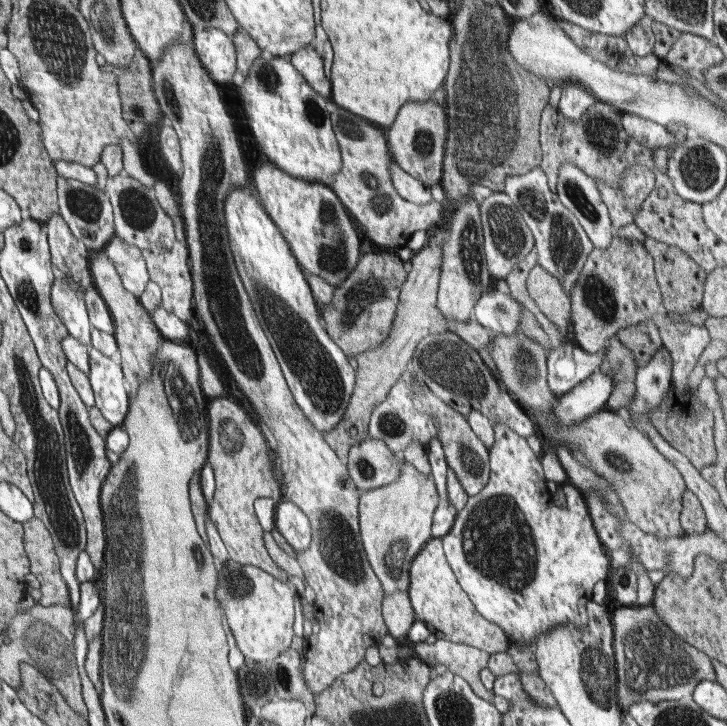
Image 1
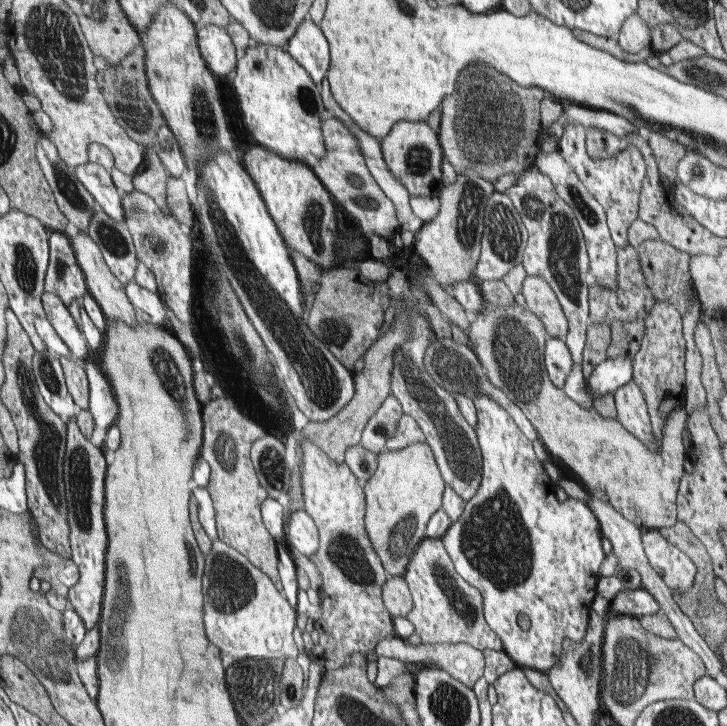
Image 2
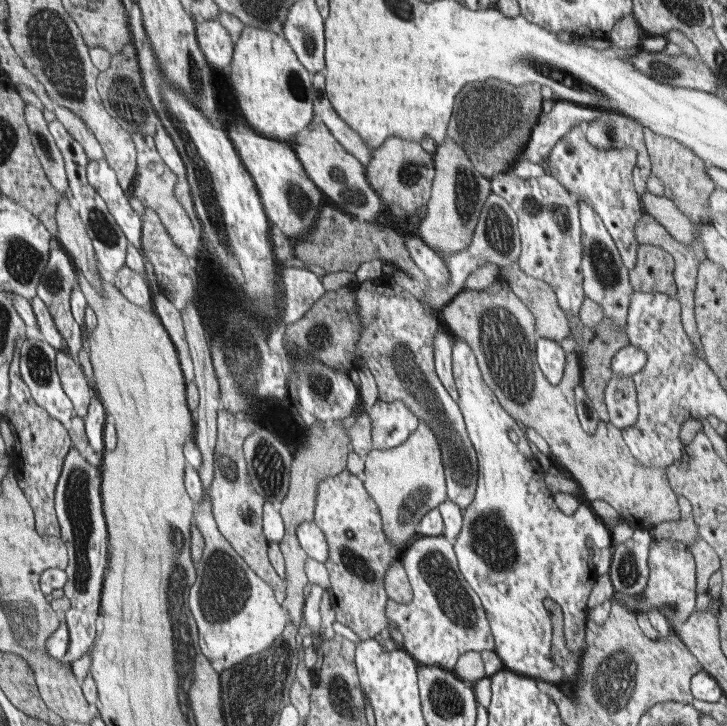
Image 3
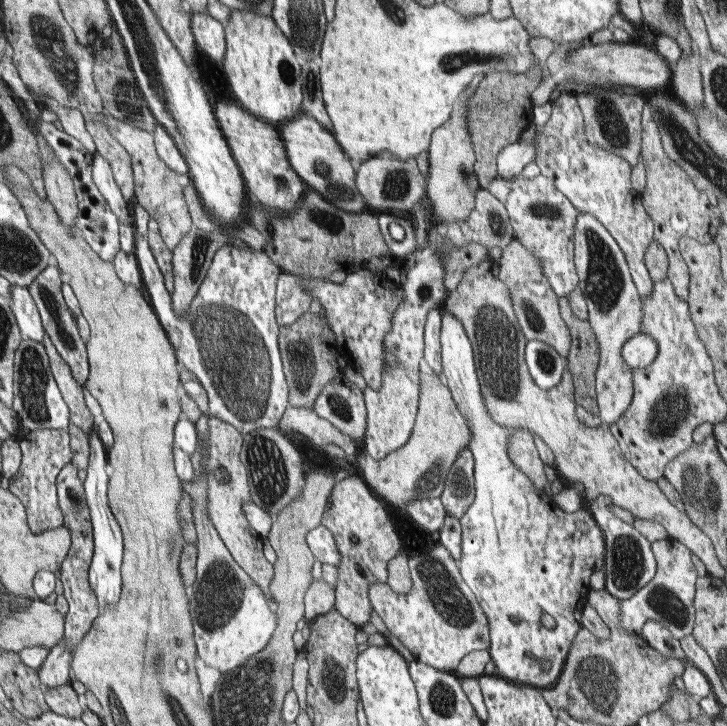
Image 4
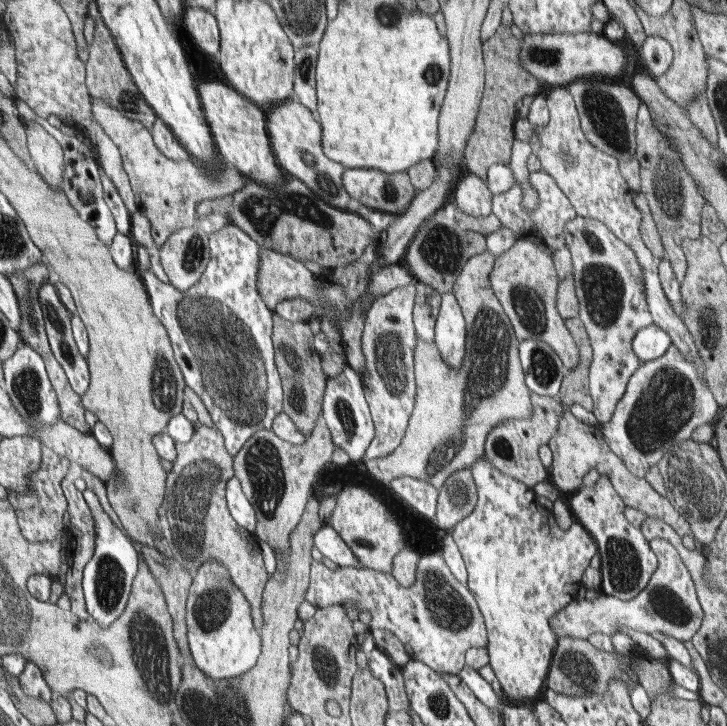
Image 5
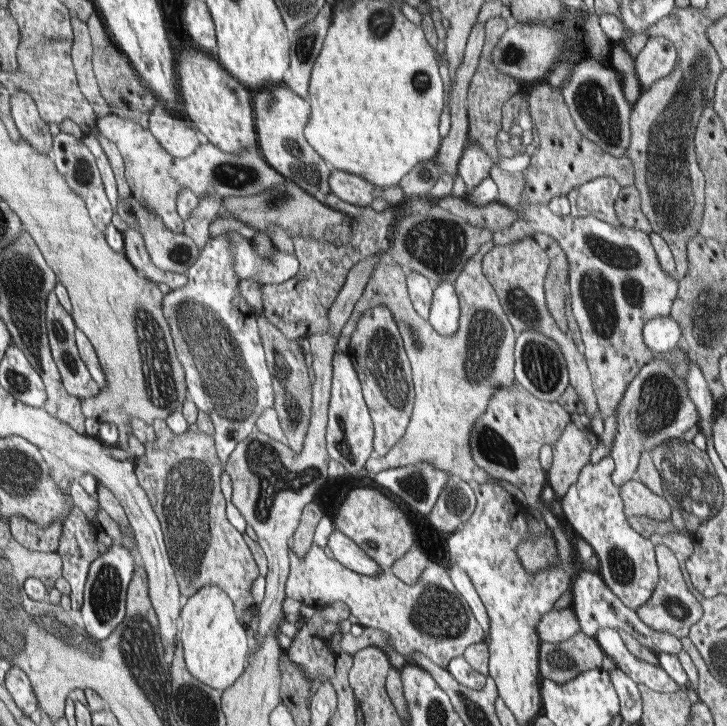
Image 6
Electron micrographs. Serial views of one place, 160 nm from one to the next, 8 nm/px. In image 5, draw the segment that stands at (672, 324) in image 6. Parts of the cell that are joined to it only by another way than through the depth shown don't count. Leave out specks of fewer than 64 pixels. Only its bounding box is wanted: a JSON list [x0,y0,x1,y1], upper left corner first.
[633,324,671,363]

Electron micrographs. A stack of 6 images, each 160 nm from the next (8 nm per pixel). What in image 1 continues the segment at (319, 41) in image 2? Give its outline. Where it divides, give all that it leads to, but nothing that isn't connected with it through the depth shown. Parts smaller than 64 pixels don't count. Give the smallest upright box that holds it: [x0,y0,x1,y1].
[291,46,331,97]

